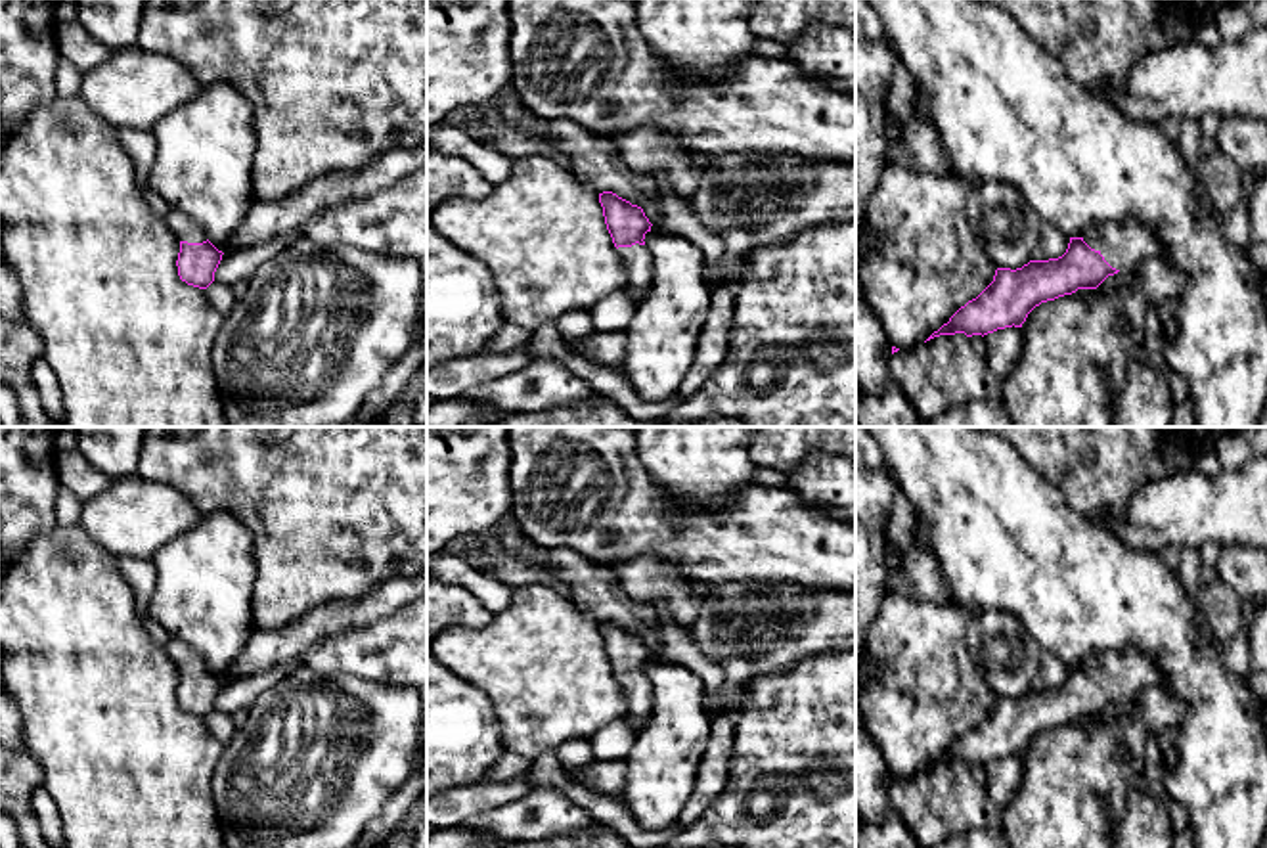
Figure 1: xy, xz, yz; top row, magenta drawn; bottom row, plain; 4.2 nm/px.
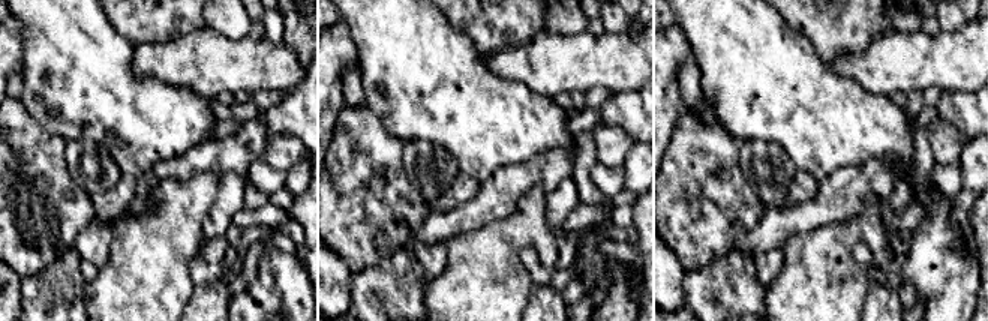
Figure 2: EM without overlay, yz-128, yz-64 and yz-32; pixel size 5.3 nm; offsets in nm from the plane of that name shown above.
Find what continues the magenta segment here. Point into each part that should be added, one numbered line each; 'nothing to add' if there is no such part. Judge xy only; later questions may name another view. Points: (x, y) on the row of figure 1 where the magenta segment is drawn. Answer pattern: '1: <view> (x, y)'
1: xy (188, 230)

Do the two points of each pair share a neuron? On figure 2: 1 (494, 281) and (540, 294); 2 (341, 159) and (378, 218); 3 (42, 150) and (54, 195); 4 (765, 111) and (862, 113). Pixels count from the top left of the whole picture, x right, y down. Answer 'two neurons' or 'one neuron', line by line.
1: two neurons
2: one neuron
3: one neuron
4: one neuron

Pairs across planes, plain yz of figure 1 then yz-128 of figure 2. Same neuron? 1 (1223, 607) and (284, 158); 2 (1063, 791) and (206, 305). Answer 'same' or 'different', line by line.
1: same
2: different

